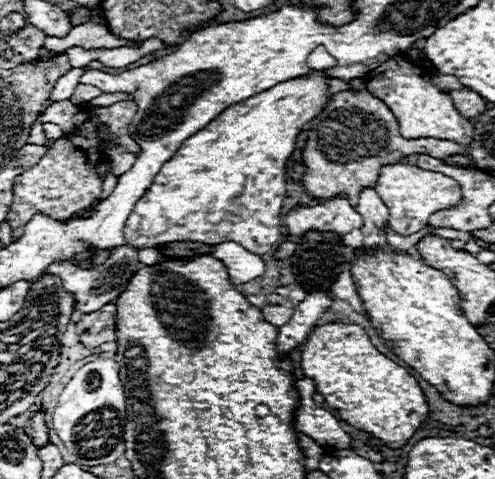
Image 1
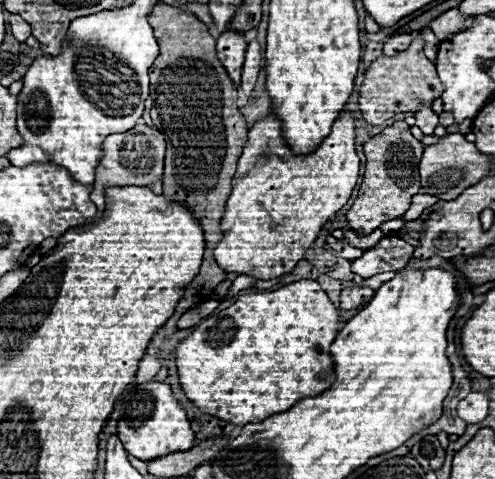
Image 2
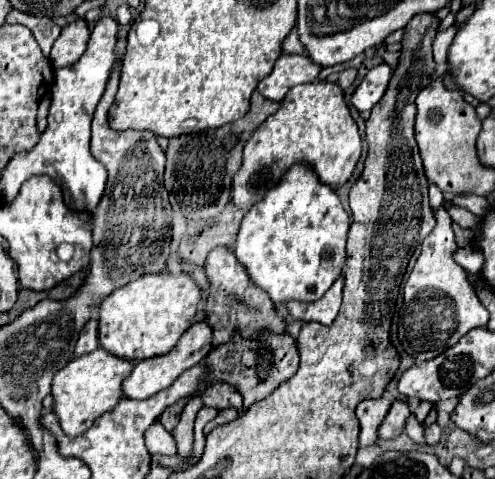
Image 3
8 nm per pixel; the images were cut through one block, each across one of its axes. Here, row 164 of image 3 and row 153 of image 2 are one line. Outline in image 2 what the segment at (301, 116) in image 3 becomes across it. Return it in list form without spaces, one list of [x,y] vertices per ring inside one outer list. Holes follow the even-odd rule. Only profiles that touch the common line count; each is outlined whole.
[[[340,112],[332,126],[332,132],[324,142],[308,156],[294,156],[280,132],[280,120],[268,116],[256,122],[250,132],[242,156],[238,158],[238,170],[232,178],[232,194],[224,206],[224,216],[220,220],[222,240],[214,248],[214,258],[224,272],[236,272],[254,276],[256,280],[280,278],[294,270],[294,266],[304,258],[304,250],[312,246],[322,226],[332,214],[336,214],[350,198],[358,180],[360,158],[354,148],[354,118],[352,112]]]

